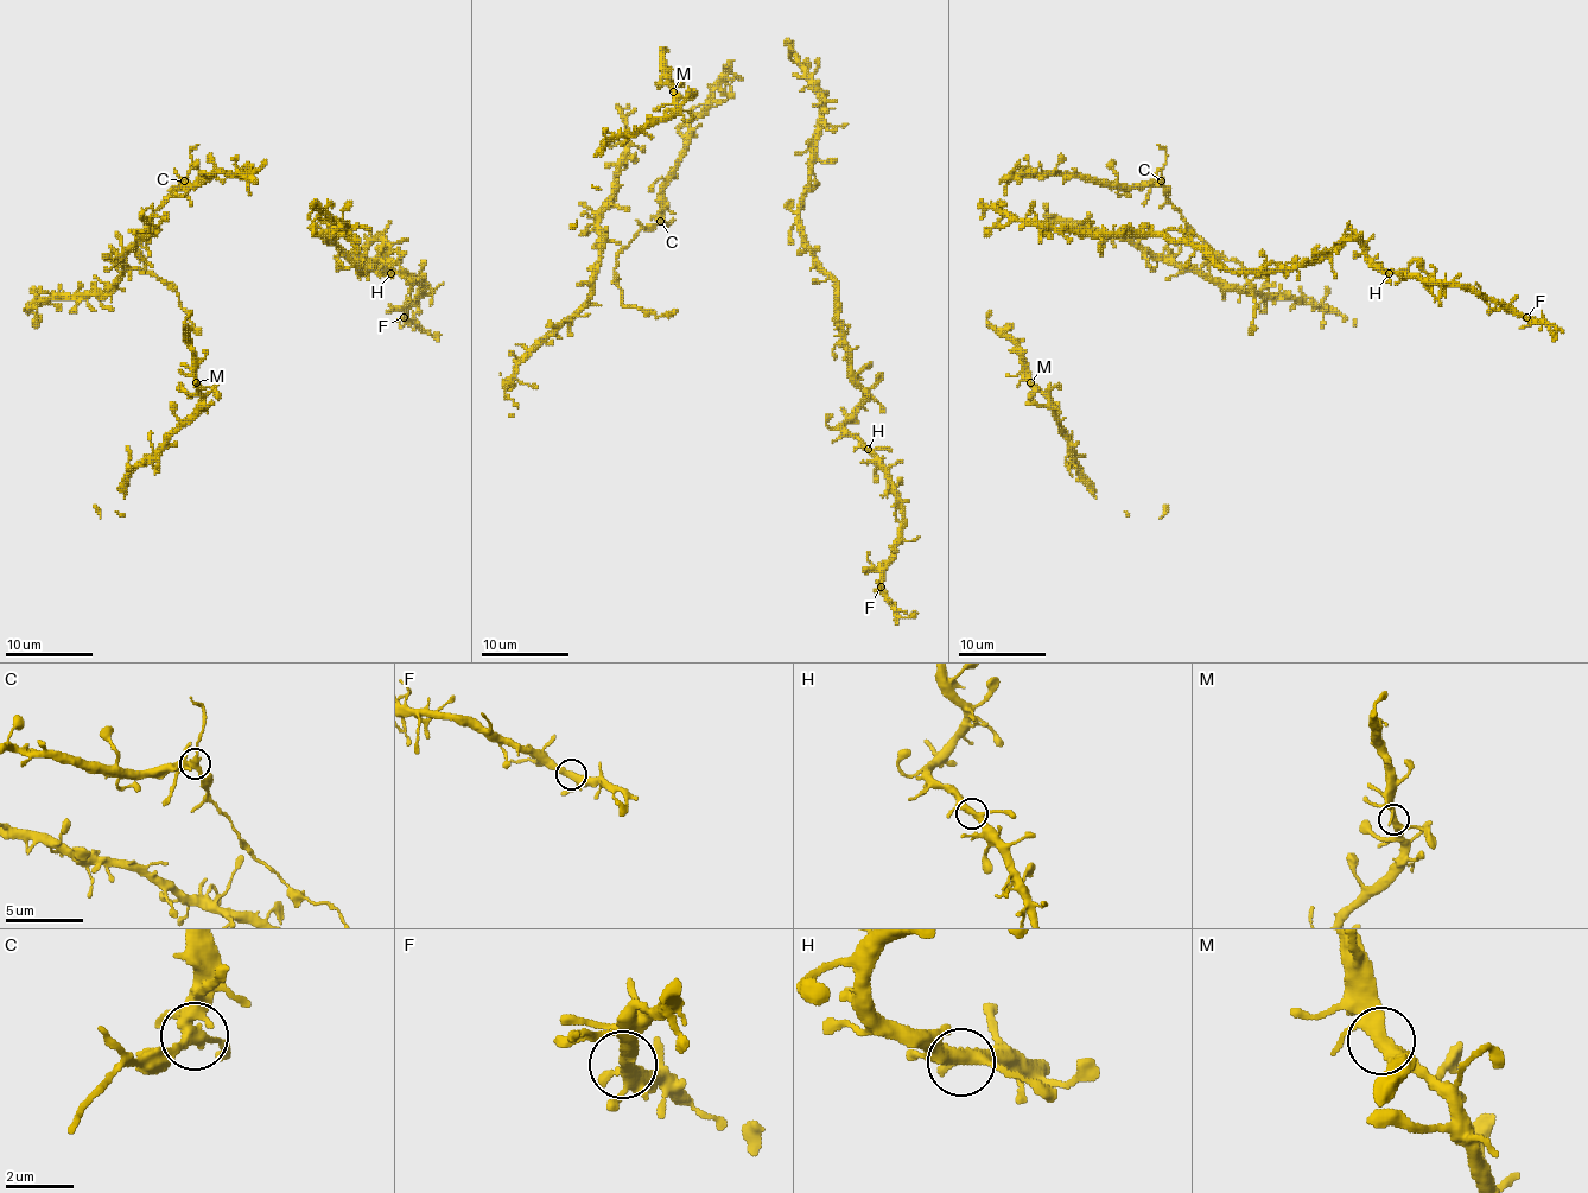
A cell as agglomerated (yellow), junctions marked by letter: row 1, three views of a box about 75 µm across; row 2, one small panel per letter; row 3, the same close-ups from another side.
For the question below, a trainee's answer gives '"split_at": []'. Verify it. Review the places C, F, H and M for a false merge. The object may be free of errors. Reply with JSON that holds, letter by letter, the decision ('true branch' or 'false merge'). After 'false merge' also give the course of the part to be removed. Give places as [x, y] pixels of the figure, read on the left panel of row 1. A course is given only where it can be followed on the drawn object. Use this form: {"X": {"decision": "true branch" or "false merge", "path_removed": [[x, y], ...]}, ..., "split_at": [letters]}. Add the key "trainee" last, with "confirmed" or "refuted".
{"C": {"decision": "false merge", "path_removed": [[183, 182], [139, 234], [141, 241], [138, 249], [148, 271], [167, 284], [201, 335]]}, "F": {"decision": "true branch"}, "H": {"decision": "true branch"}, "M": {"decision": "true branch"}, "split_at": ["C"], "trainee": "refuted"}

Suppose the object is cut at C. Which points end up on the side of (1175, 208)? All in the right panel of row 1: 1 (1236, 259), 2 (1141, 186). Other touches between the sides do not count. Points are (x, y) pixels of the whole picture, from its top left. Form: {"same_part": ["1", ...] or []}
{"same_part": ["1"]}

